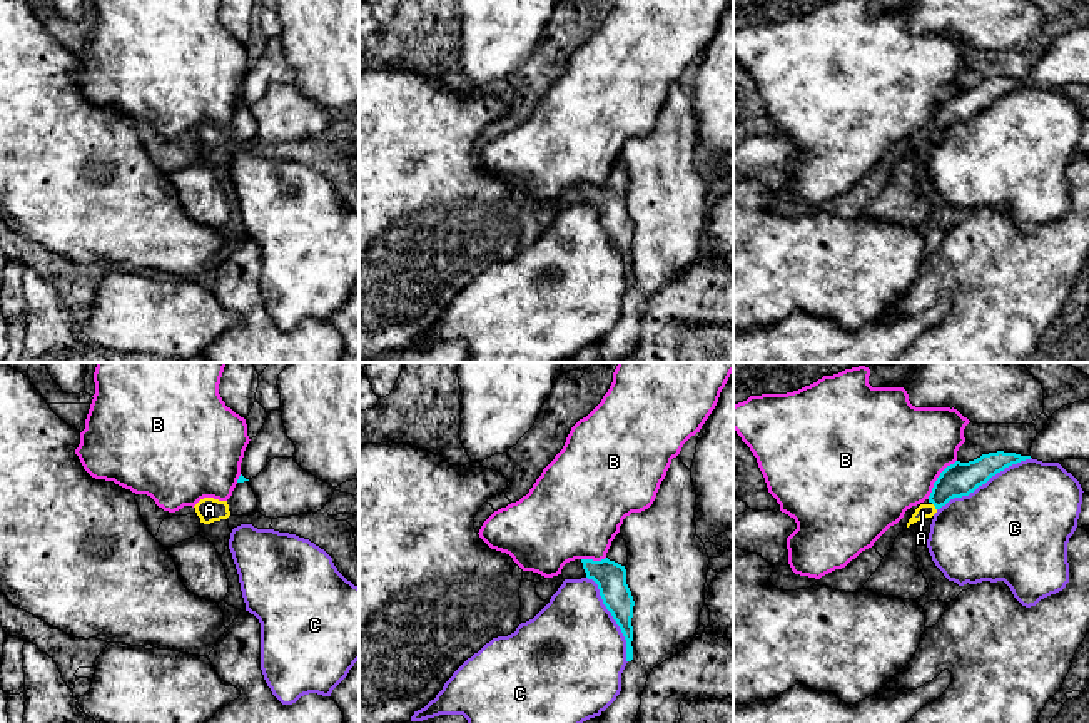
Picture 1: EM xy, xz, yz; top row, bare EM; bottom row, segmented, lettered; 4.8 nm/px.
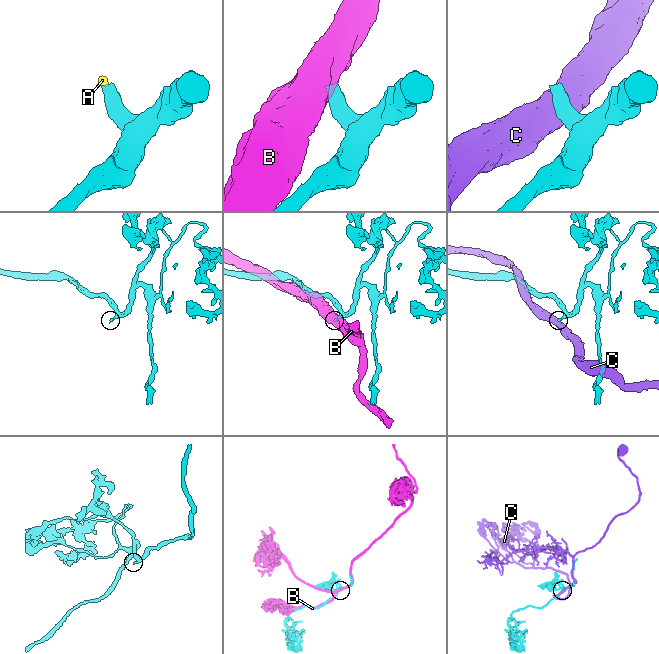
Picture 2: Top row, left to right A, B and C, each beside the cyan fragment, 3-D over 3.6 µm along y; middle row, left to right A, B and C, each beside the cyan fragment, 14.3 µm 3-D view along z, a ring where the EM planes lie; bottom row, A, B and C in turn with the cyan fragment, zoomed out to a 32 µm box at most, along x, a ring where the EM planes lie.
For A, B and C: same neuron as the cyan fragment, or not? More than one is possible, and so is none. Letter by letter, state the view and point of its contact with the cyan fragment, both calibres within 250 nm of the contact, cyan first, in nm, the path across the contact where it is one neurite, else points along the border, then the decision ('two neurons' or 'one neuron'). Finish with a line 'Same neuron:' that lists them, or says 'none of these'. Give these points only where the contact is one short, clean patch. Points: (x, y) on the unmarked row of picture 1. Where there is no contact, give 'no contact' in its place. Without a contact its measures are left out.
A: meets cyan in yz at (934, 131); 160 nm thick on the cyan side, 70 nm on the other; runs through yz (957, 106), (934, 131), (922, 137); one neuron
B: meets cyan in yz at (937, 104); 160 nm thick on the cyan side, 500 nm on the other; two neurons
C: meets cyan in yz at (984, 109); 160 nm thick on the cyan side, 500 nm on the other; two neurons
Same neuron: A

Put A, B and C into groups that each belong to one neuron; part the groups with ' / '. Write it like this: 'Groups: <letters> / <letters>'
Groups: A / B / C

